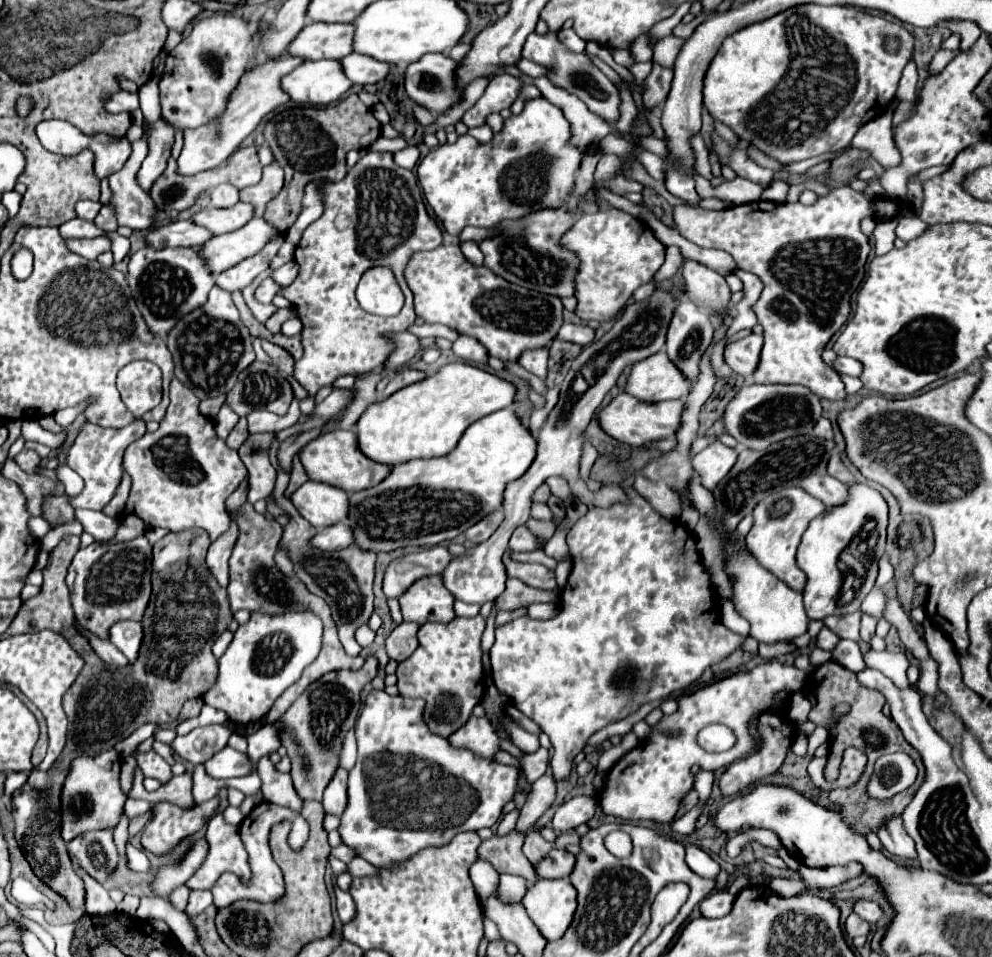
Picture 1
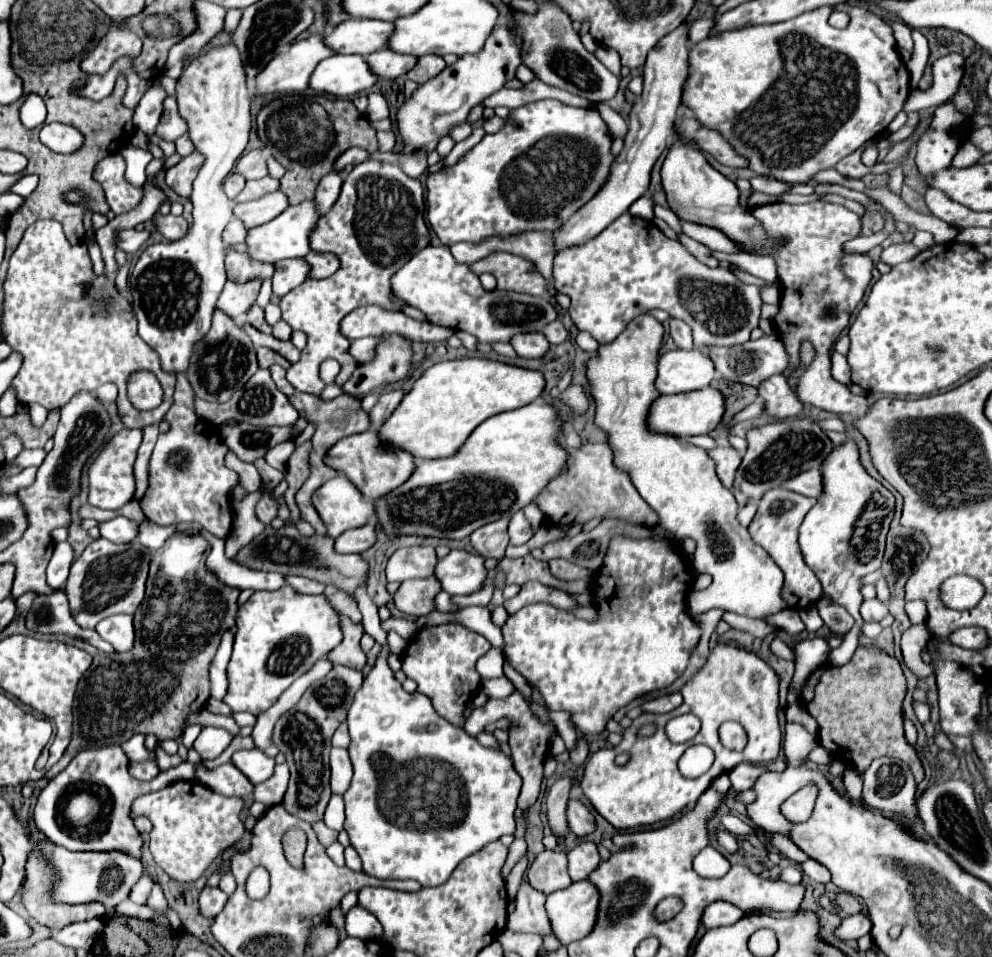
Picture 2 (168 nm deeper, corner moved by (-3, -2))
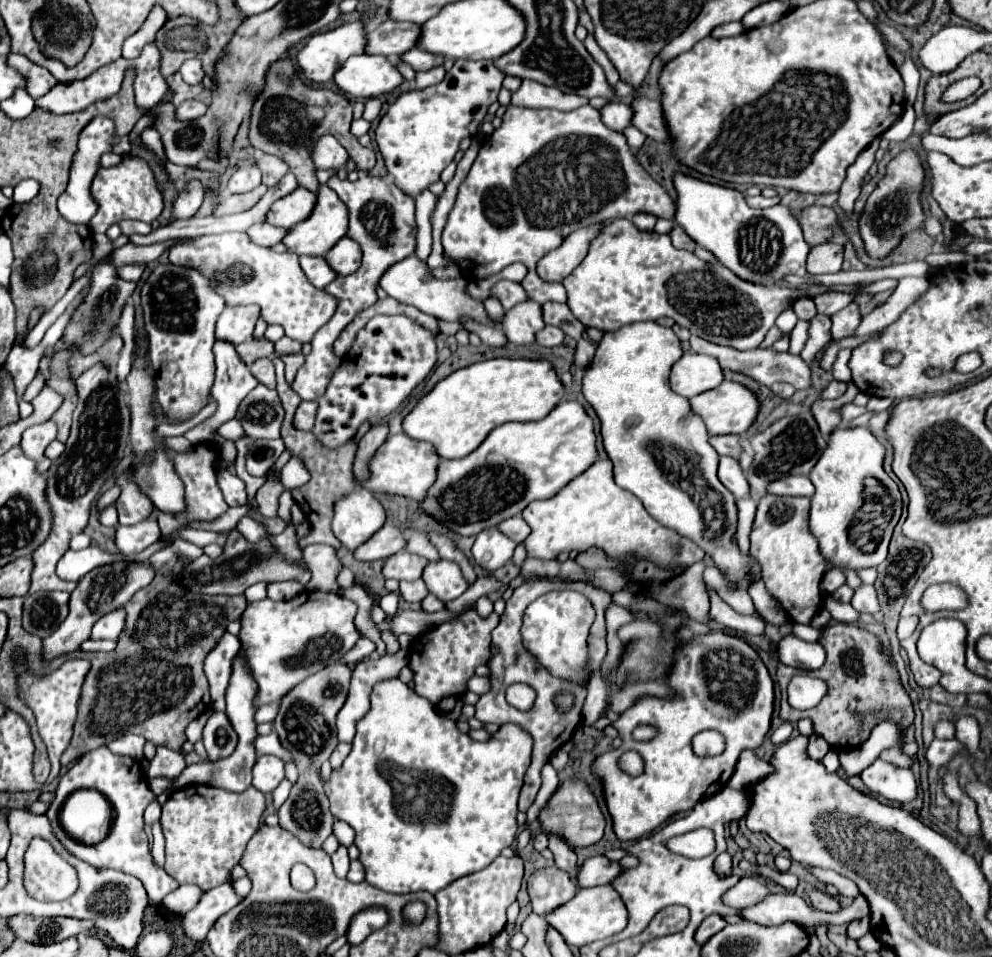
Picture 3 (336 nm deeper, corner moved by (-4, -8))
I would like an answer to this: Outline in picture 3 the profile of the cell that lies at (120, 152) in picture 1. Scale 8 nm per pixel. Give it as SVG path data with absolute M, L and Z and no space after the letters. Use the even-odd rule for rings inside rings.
M138 155L124 157L120 165L110 167L110 169L100 167L92 181L90 193L98 205L96 215L90 219L92 233L106 233L106 229L110 225L118 223L120 219L140 219L140 221L152 223L154 219L160 217L160 213L164 209L164 197L156 185L154 173L152 173L150 165Z

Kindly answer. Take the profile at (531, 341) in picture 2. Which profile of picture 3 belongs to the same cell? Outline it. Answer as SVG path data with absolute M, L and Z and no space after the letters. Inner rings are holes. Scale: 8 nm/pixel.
M526 299L514 305L500 321L500 327L508 341L516 345L530 345L534 343L534 333L544 327L542 319L542 305L532 299Z

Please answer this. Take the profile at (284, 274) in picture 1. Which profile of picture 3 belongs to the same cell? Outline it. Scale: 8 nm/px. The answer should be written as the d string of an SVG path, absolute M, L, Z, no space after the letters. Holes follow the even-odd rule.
M342 237L326 253L326 259L338 275L350 275L358 269L360 261L362 261L362 247L356 241L350 241L350 237Z

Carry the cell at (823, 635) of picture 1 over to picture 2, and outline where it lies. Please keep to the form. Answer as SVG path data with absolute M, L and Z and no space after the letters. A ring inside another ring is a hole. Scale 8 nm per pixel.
M813 637L813 639L807 639L807 641L801 641L795 645L795 653L797 653L797 659L795 659L795 675L793 675L793 681L791 681L791 687L787 691L787 707L799 703L801 699L801 687L805 683L805 679L821 665L827 663L827 655L829 655L831 647L827 643L825 637Z

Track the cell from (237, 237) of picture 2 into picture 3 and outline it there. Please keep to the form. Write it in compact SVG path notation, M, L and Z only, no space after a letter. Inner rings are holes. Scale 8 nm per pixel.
M256 223L248 229L248 235L252 237L252 241L256 241L258 245L266 245L266 247L272 247L272 245L278 245L282 243L282 237L286 237L290 229L282 229L282 227L276 227L276 225L270 225L270 223Z

